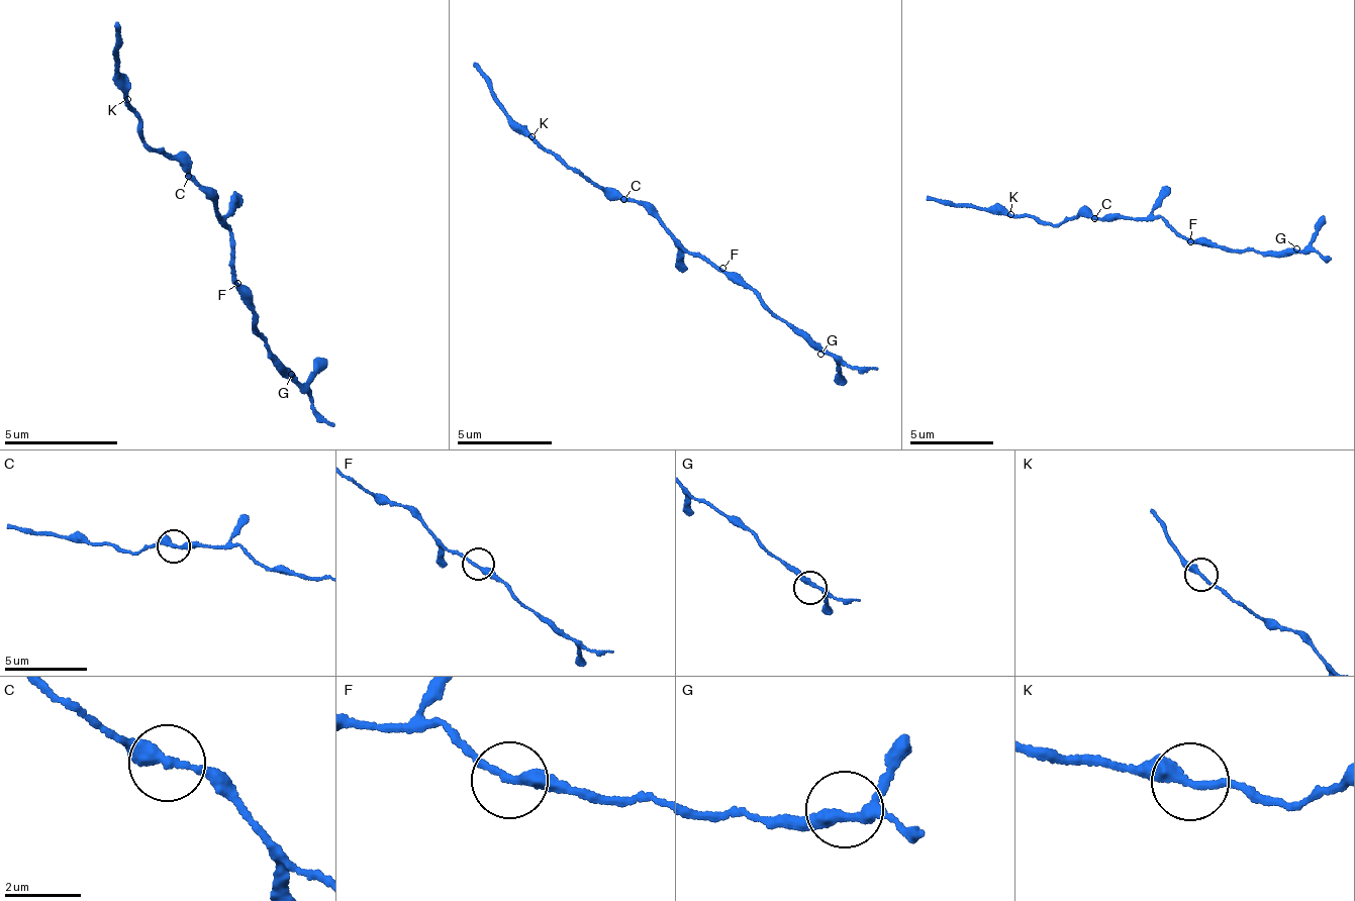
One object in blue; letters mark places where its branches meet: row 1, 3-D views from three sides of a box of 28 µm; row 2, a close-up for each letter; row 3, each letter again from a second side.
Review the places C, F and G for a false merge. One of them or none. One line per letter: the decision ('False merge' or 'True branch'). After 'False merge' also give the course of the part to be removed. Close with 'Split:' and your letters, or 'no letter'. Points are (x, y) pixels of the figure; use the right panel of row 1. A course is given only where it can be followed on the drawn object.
C: False merge. Course of the part to remove: (1095, 218), (1082, 214), (1045, 225), (926, 195)
F: True branch
G: True branch
Split: C

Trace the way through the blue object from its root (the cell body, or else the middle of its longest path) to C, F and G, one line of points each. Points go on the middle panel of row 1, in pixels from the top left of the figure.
C: (663, 225), (646, 208), (624, 200)
F: (663, 225), (680, 246), (722, 268)
G: (663, 225), (680, 246), (728, 273), (736, 284), (755, 294), (774, 313), (803, 332), (820, 354)

